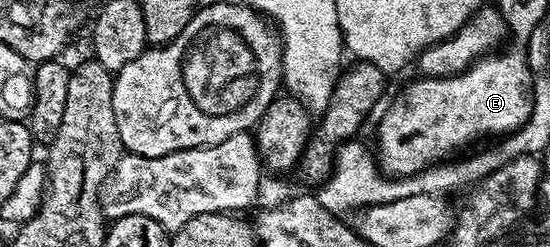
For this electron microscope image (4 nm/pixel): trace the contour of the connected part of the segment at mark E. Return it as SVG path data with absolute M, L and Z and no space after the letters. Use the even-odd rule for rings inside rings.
M509 46L483 55L459 74L451 74L447 78L416 77L411 90L405 91L384 112L383 119L379 122L377 163L382 173L392 178L408 177L458 155L462 146L467 146L478 138L494 139L496 136L513 134L522 128L525 120L529 120L529 112L533 112L533 73L531 74L531 66L527 63L526 52L519 46Z

